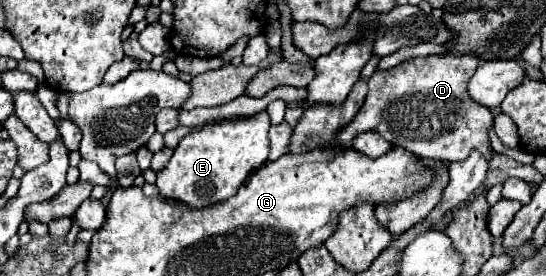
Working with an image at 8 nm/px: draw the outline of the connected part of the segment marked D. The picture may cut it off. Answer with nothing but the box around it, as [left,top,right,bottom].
[338,56,492,162]

